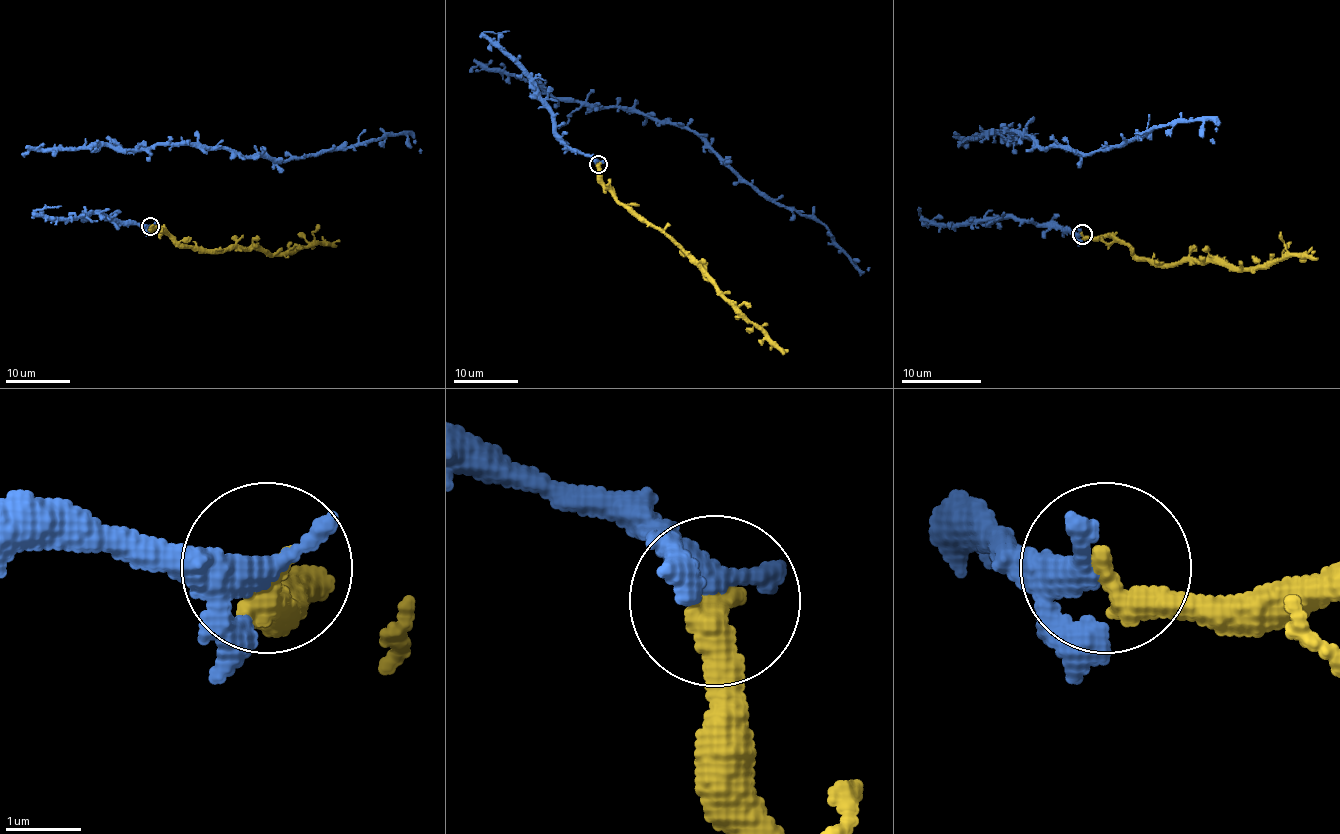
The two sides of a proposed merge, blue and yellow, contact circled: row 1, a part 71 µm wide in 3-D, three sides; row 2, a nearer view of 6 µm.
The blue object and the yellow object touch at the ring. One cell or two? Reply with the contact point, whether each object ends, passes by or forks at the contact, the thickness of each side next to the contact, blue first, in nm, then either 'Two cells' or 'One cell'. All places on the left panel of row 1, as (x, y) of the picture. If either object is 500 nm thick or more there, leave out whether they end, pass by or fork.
Place: (150, 226). At the ring blue ends. At the ring yellow ends. Thickness 460 nm (blue) against 420 nm. One cell

